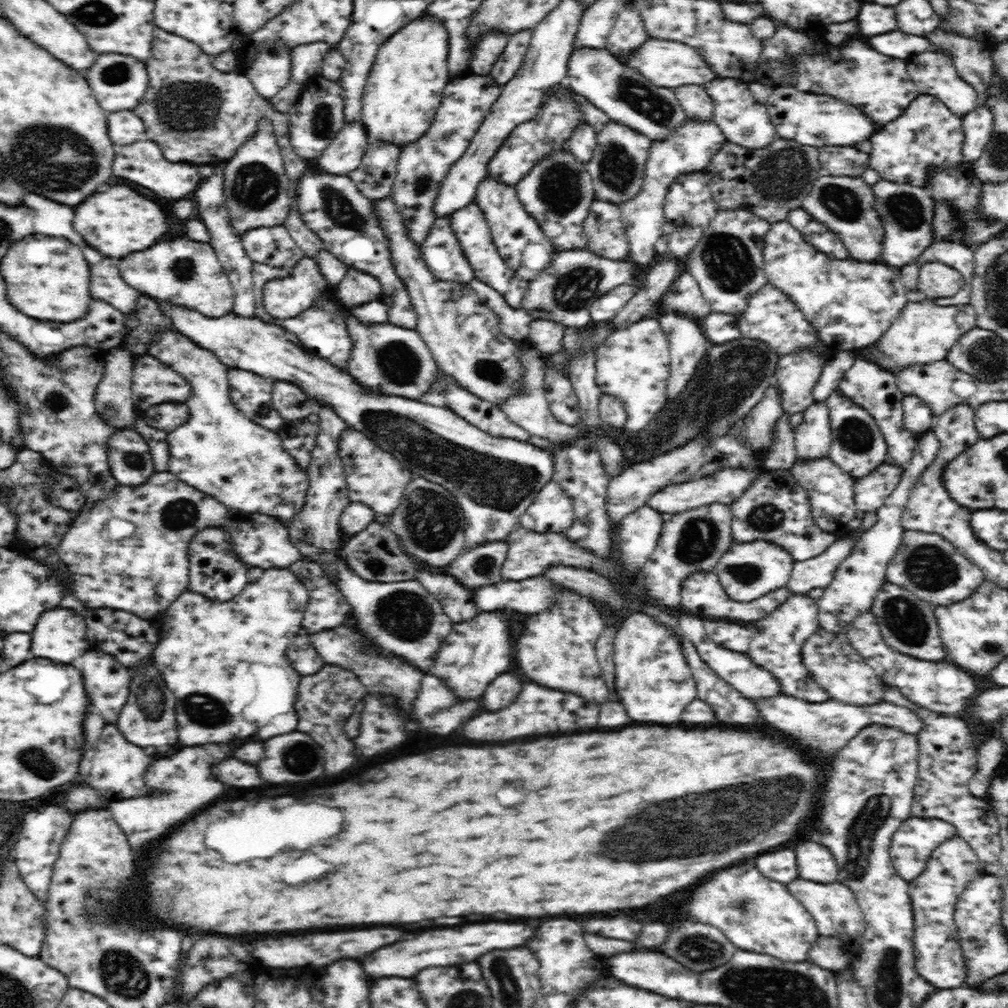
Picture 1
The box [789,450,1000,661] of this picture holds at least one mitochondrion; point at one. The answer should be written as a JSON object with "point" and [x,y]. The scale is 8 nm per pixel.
{"point":[929,566]}

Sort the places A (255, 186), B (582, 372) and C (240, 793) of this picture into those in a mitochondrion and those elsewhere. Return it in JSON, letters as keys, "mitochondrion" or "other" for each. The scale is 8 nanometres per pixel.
{"A":"mitochondrion","B":"other","C":"other"}

